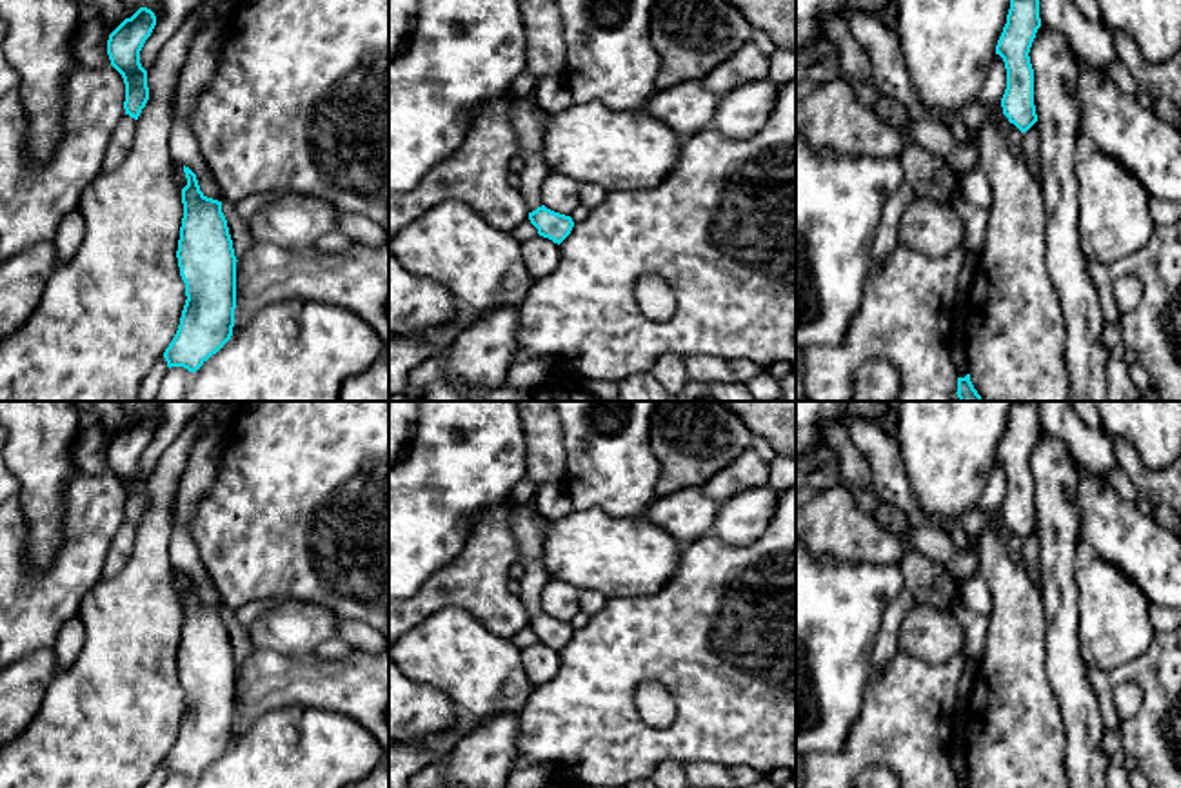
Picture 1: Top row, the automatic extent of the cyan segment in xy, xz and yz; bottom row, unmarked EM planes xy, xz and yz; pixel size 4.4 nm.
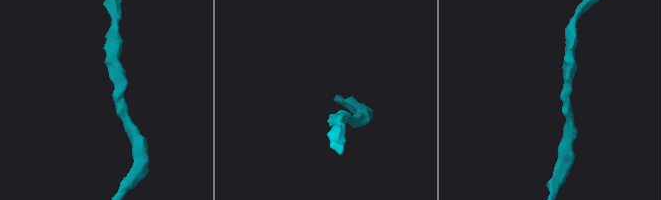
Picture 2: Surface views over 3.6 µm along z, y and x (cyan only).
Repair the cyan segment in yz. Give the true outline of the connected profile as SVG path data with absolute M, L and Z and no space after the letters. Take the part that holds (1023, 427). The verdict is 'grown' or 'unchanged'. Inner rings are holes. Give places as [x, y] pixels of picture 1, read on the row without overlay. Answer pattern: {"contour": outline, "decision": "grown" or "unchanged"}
{"contour": "M1010 401L1010 416L996 461L1003 465L1007 476L1007 496L1001 505L1003 521L1021 539L1027 539L1037 528L1034 476L1028 459L1039 434L1037 401Z", "decision": "unchanged"}

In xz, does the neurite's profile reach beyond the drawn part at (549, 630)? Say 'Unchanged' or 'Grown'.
Unchanged

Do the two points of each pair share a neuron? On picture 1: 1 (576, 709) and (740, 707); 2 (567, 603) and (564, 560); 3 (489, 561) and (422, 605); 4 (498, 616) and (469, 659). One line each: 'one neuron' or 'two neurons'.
1: one neuron
2: two neurons
3: one neuron
4: two neurons

